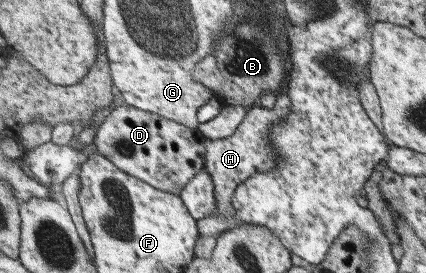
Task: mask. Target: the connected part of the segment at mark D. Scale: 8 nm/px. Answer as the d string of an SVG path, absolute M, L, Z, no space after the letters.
M129 104L111 111L98 127L92 150L110 158L122 171L178 195L191 180L205 176L207 138L200 131Z

